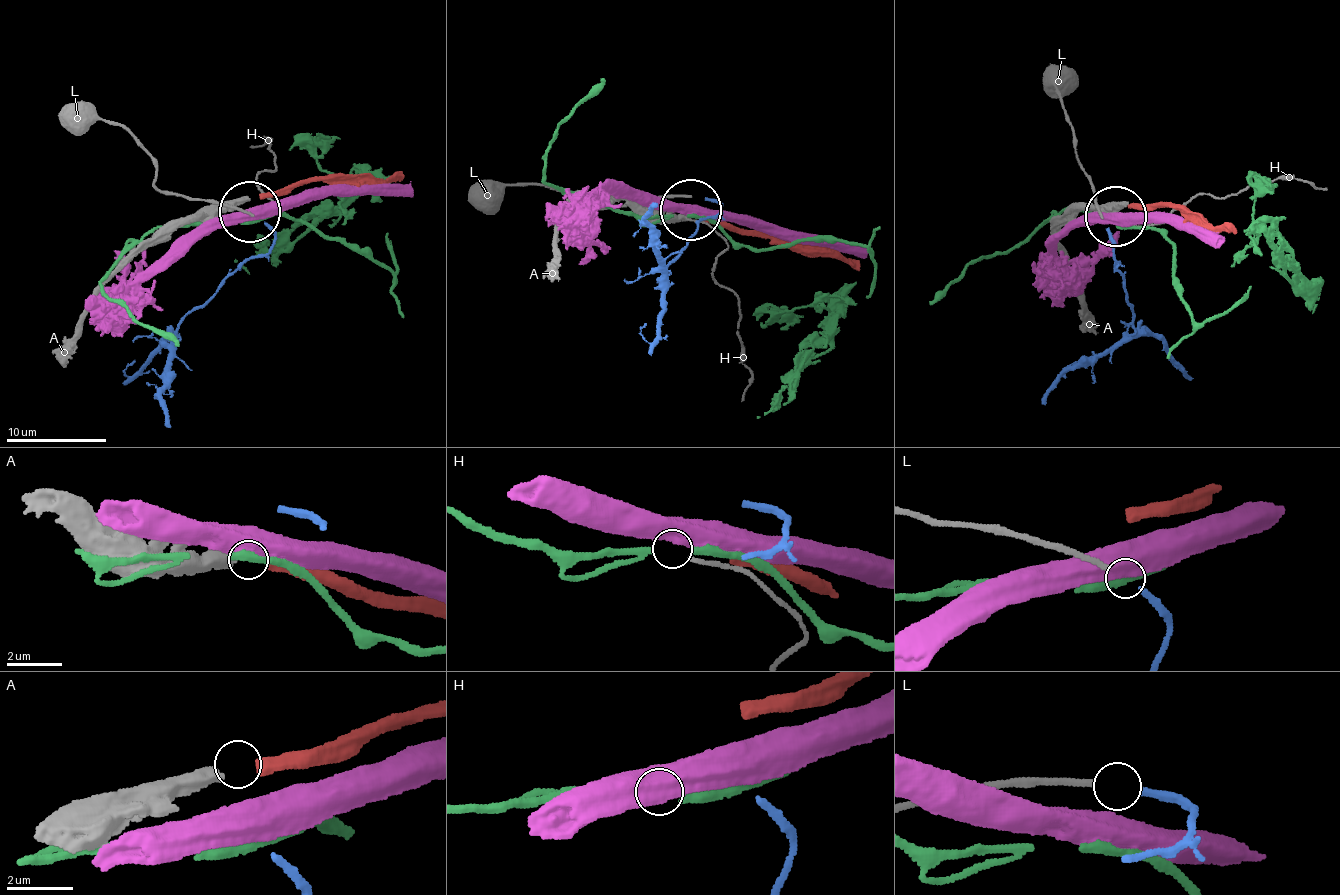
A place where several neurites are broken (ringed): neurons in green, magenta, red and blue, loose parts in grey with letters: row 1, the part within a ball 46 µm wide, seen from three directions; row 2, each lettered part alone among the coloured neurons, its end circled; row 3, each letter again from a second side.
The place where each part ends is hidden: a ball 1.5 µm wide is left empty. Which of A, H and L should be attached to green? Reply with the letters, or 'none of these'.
H

